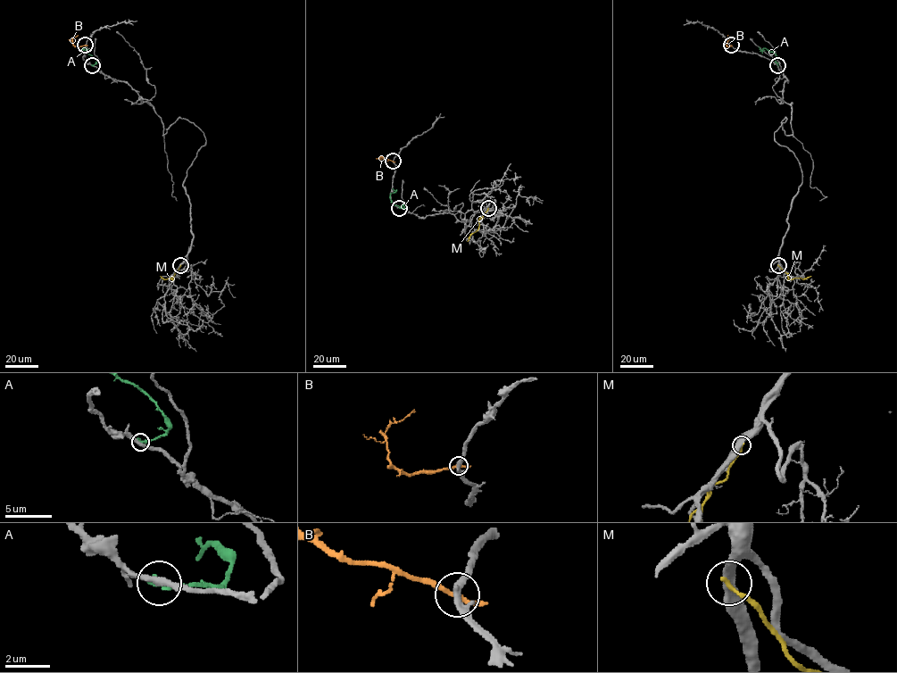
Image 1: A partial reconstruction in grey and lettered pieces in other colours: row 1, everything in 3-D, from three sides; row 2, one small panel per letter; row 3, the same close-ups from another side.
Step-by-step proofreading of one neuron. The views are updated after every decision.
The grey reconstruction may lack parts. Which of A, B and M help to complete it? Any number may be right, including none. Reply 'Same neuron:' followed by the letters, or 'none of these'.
Same neuron: none of these

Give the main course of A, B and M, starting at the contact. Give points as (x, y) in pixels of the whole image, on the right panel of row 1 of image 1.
A: (777, 65), (776, 54), (758, 46)
B: (731, 45), (726, 45), (727, 35)
M: (778, 265), (790, 279), (811, 276)

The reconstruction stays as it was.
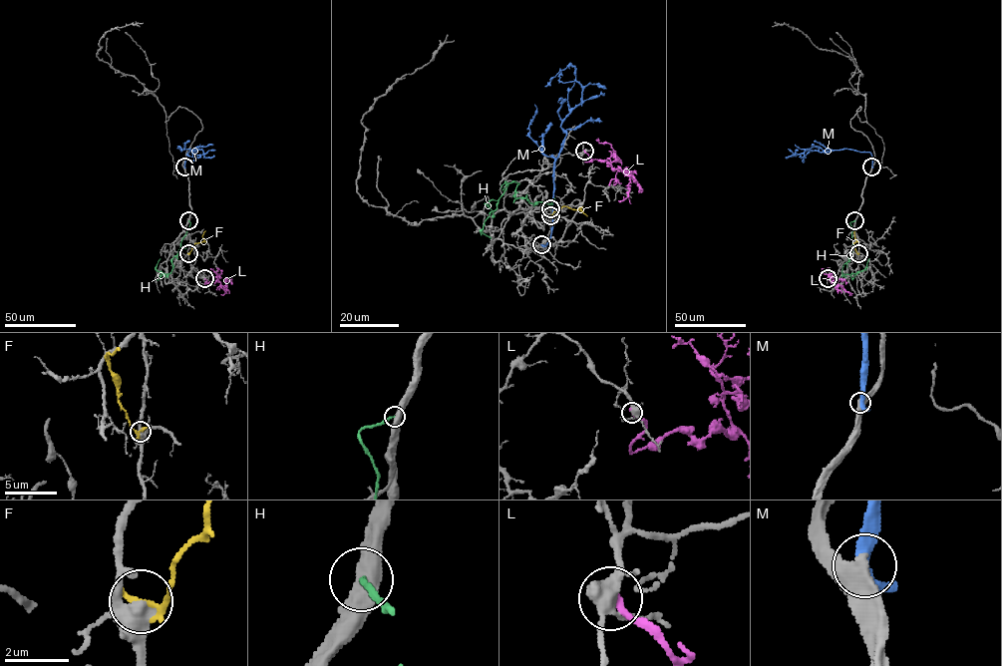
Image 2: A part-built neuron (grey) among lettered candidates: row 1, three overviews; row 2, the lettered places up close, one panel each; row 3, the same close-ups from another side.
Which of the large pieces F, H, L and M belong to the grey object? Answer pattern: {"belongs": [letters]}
{"belongs": []}

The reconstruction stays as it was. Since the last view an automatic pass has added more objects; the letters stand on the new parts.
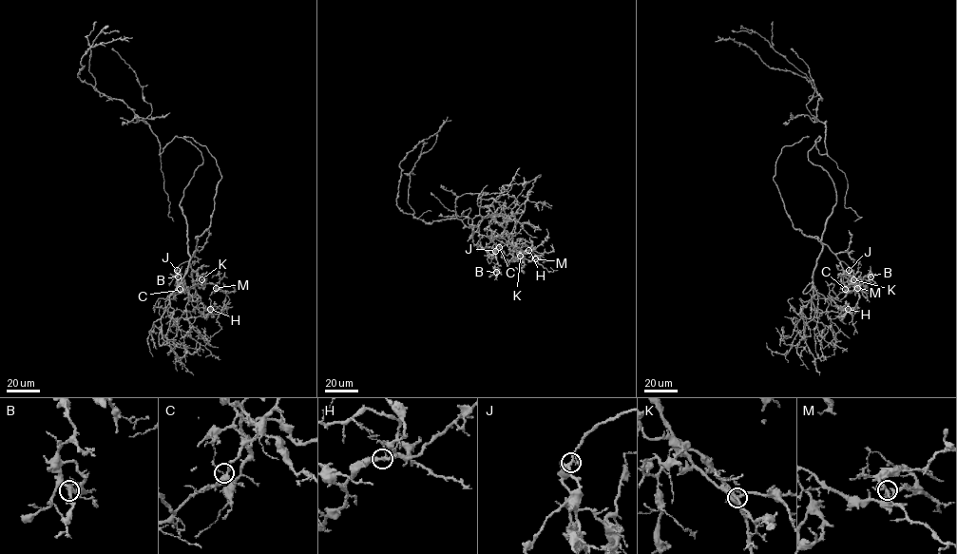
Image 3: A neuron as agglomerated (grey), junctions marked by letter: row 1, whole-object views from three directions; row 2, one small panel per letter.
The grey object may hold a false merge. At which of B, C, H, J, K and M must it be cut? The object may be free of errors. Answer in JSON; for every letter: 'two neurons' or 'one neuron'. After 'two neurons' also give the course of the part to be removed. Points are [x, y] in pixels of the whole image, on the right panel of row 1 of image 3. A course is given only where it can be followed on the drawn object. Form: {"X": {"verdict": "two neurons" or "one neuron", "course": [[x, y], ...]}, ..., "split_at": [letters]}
{"B": {"verdict": "one neuron"}, "C": {"verdict": "two neurons", "course": [[845, 289], [843, 283], [849, 267], [818, 238], [794, 227], [773, 178], [784, 146], [809, 136]]}, "H": {"verdict": "one neuron"}, "J": {"verdict": "one neuron"}, "K": {"verdict": "one neuron"}, "M": {"verdict": "one neuron"}, "split_at": ["C"]}

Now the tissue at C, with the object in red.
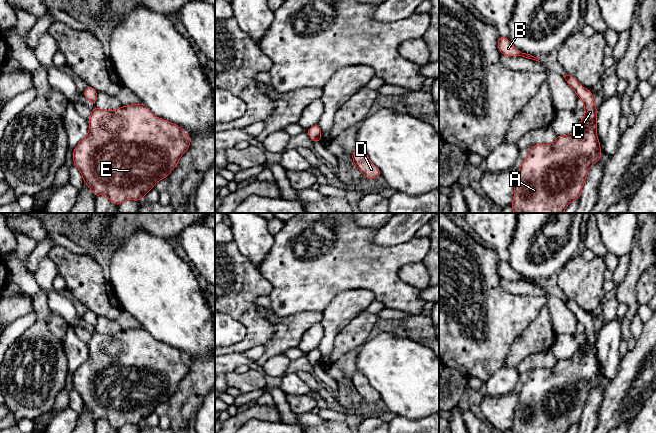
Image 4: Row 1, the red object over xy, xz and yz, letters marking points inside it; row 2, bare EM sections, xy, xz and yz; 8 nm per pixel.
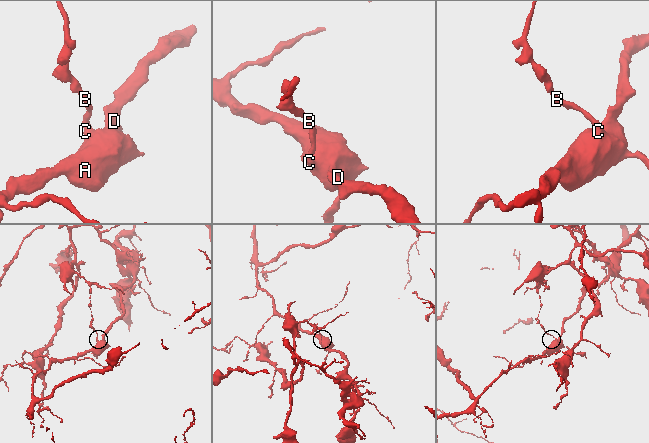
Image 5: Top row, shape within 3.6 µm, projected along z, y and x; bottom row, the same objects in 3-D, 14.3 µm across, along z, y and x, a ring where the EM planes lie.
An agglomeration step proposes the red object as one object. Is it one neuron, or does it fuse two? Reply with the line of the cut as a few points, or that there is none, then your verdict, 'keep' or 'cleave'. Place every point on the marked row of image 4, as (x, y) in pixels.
yz (574, 89), (580, 89), (583, 92), (590, 91) | cleave

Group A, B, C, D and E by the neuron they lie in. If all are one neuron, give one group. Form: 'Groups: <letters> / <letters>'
Groups: A C D E / B

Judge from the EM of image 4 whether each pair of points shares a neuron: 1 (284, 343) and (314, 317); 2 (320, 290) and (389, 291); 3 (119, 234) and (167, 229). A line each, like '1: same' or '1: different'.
1: same
2: same
3: same

